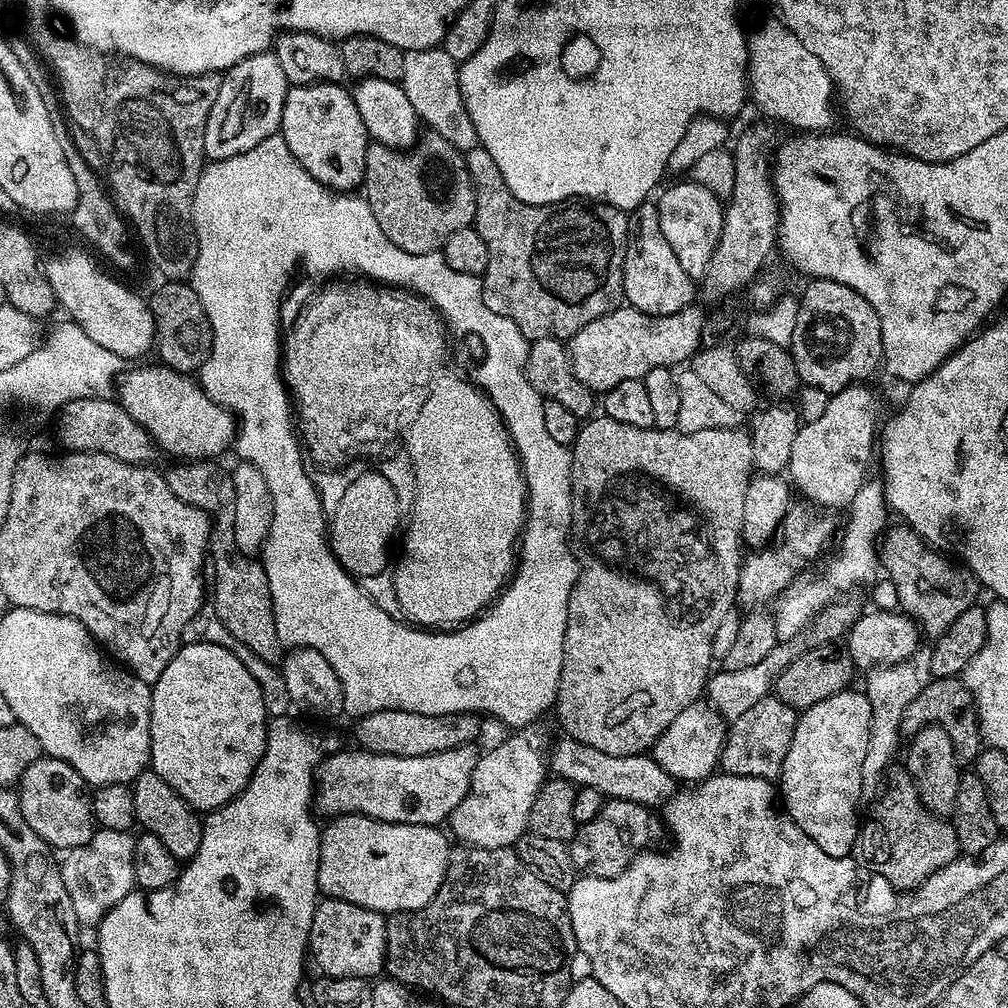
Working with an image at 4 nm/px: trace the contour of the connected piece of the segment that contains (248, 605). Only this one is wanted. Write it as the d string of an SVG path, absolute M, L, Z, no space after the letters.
M206 460L195 462L176 462L163 477L182 498L182 502L192 504L208 513L213 526L208 536L210 568L216 571L216 589L211 589L210 604L215 608L222 626L242 642L242 646L250 646L258 658L266 658L266 662L276 664L282 656L282 645L274 626L274 610L270 598L270 586L266 578L266 570L259 559L242 553L232 544L232 527L234 526L234 482L227 471L219 468L219 463Z

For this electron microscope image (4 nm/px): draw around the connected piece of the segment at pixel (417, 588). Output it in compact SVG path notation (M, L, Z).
M447 381L447 383L438 383L434 389L435 392L429 397L429 401L423 403L422 410L418 410L418 418L414 418L412 429L408 432L406 455L414 466L416 498L410 509L412 517L409 520L407 517L406 527L402 532L404 557L397 564L395 561L394 571L391 575L403 615L413 625L423 626L428 630L444 630L449 626L460 626L479 617L499 597L502 589L509 583L514 572L514 561L518 556L518 541L521 539L526 519L526 485L524 470L520 466L520 458L516 449L512 447L512 437L508 435L504 419L500 417L498 409L480 391L479 387L460 384L459 381Z

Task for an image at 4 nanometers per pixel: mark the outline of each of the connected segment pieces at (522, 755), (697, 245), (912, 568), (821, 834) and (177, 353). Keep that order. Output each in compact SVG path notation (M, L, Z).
M529 726L513 731L512 736L505 738L501 744L496 744L488 753L481 755L476 762L474 778L470 782L470 790L462 802L453 810L450 817L451 835L457 836L459 843L473 848L512 848L521 836L529 831L528 819L534 800L538 798L540 787L546 779L546 756L540 751L544 748L544 736L539 727Z
M684 178L681 184L672 184L664 193L659 193L660 200L655 201L658 210L658 223L662 226L662 235L674 249L682 270L690 274L697 282L703 281L706 270L710 266L710 258L714 258L714 250L724 226L724 209L721 197L706 186L696 183L691 178Z
M903 522L897 525L897 528L889 527L879 541L879 567L886 579L894 582L894 590L898 590L899 611L911 616L925 637L935 638L947 632L954 618L977 607L979 600L976 599L982 593L982 585L967 568L952 568L953 561L945 553L930 547L913 528Z
M852 691L830 694L830 698L814 702L814 706L799 713L794 738L790 742L790 750L786 750L786 762L782 762L778 777L778 792L792 821L831 856L852 856L858 831L856 799L864 788L862 758L866 758L866 750L870 746L870 702L863 691Z
M168 280L161 288L153 290L152 296L147 297L147 302L154 318L154 352L155 355L160 355L159 363L176 372L199 373L200 367L212 352L212 327L210 318L206 318L206 310L202 310L202 302L198 302L198 294L192 289L191 283Z

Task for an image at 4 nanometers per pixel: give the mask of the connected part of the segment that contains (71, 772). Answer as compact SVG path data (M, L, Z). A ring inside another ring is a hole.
M44 756L36 760L28 767L26 774L22 774L18 785L18 795L22 818L26 818L26 822L30 822L30 830L34 830L34 834L38 834L38 838L45 840L49 849L69 850L90 842L94 833L90 788L84 783L84 779L78 774L78 770L74 770L74 766L70 766L61 760L55 760L53 756Z

